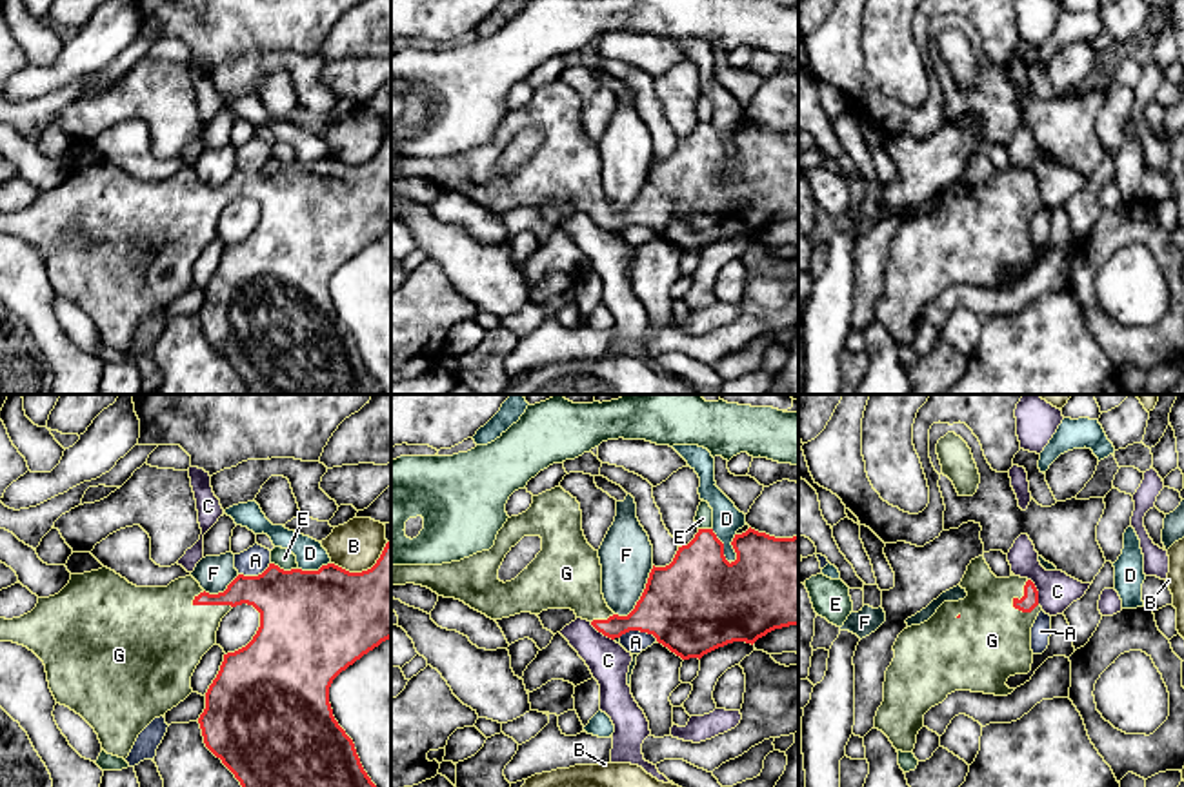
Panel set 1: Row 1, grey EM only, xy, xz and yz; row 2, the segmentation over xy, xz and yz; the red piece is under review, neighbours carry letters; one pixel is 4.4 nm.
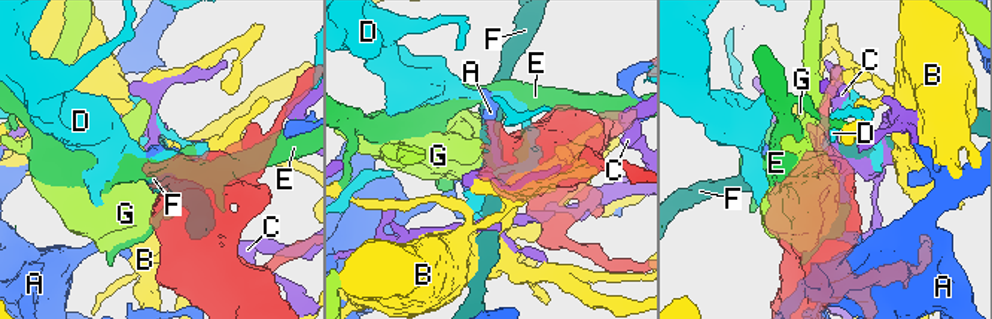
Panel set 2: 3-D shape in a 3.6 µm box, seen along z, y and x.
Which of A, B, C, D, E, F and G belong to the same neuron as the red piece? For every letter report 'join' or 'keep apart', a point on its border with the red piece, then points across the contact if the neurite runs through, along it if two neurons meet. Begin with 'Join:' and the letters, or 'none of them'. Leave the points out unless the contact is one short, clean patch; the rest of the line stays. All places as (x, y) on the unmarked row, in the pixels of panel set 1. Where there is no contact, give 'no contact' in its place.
Join: G
A: keep apart; contact xz (639, 222)
B: keep apart; contact xy (362, 164)
C: keep apart; contact yz (1037, 184)
D: keep apart; contact xz (722, 139)
E: keep apart; contact xy (282, 162)
F: keep apart; contact xz (641, 189)
G: join; contact yz (1017, 191)

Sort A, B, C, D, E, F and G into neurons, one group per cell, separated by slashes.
A / B / C / D / E / F / G

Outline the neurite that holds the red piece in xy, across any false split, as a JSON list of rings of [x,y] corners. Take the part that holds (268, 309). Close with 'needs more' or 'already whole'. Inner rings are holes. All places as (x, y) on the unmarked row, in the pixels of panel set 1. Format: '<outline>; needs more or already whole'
[[[391,134],[376,156],[362,165],[335,156],[318,164],[284,164],[269,156],[258,169],[238,167],[218,187],[206,185],[193,169],[178,171],[167,180],[136,180],[107,160],[71,167],[58,187],[38,191],[31,205],[0,211],[0,234],[33,244],[45,258],[56,296],[80,307],[107,347],[125,353],[138,327],[193,285],[191,269],[216,236],[222,211],[242,196],[260,205],[260,220],[246,240],[224,247],[206,285],[206,302],[198,311],[206,340],[235,367],[249,394],[384,394],[364,364],[353,333],[333,309],[329,280],[342,264],[391,231]]]; needs more

